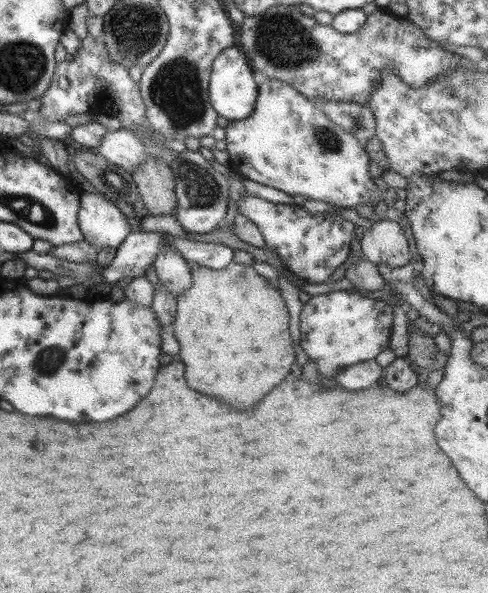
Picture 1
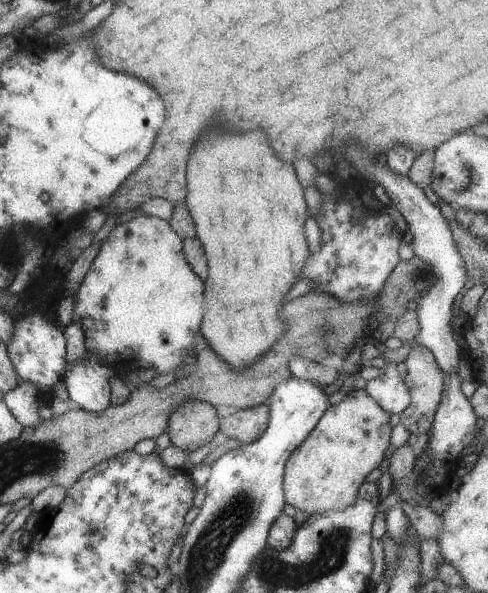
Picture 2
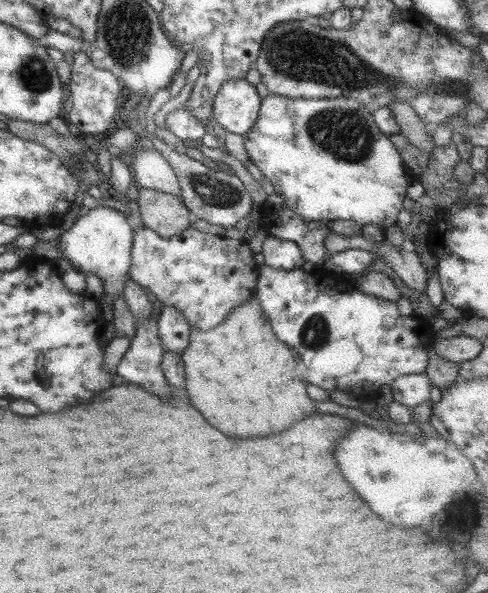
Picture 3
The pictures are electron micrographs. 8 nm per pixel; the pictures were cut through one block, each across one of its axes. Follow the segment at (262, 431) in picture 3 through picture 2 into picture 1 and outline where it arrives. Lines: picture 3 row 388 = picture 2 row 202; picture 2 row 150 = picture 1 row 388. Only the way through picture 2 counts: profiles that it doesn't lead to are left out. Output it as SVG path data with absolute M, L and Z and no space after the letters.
M229 263L221 270L191 264L192 286L176 297L176 315L171 324L179 344L178 361L185 366L185 382L191 390L217 398L231 408L249 410L273 386L289 374L294 347L287 329L287 307L274 282L257 274L251 265Z

